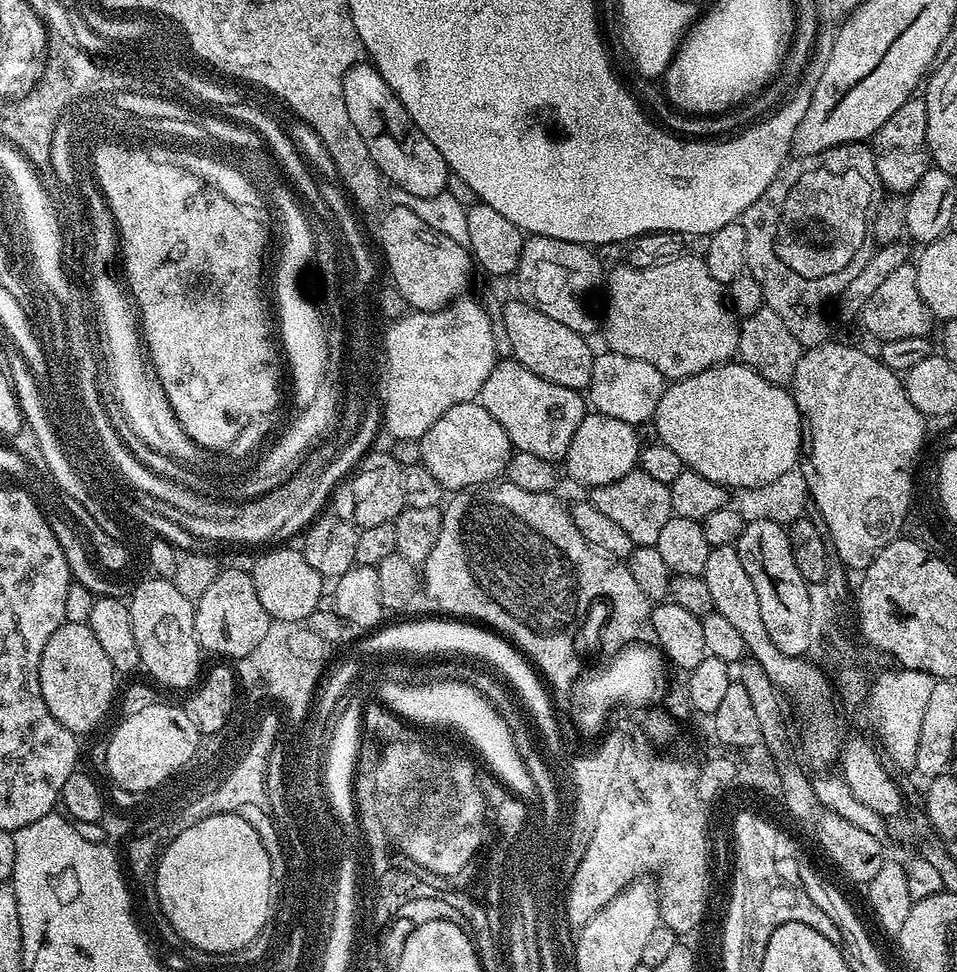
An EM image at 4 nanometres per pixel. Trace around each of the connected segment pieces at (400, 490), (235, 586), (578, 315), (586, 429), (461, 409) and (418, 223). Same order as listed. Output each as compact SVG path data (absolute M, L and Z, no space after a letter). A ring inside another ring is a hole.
M369 450L356 467L336 486L331 495L330 508L338 518L356 528L391 524L406 507L406 489L402 474L404 467L394 462L391 451Z
M228 568L217 571L214 582L206 589L196 605L196 637L205 653L217 652L217 657L248 656L268 638L270 618L254 590L251 571Z
M529 235L522 246L522 258L514 273L514 281L520 287L519 295L542 314L570 326L581 334L597 331L598 316L592 313L592 291L601 287L606 268L600 265L593 249L586 244L575 244L549 236Z
M592 410L582 418L574 438L570 438L570 450L566 450L562 468L576 484L585 490L606 486L618 482L622 474L630 474L640 463L640 438L631 424L622 422L622 418L610 418L606 414Z
M478 402L450 406L419 442L420 463L452 494L499 481L507 473L514 451L506 430Z
M391 205L379 217L380 248L388 263L391 283L406 298L409 309L417 312L436 312L465 295L472 280L474 261L467 249L451 241L442 233L436 233L404 206Z

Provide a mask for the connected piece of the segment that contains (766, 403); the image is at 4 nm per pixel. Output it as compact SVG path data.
M743 362L718 364L684 380L669 383L658 402L654 423L660 435L659 443L675 450L687 471L702 474L702 478L710 478L710 482L729 490L764 487L795 469L801 459L802 441L806 436L791 391L766 382L762 374Z

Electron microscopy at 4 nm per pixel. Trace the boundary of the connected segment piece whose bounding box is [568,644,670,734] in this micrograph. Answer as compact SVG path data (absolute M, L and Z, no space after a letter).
M628 644L619 652L611 655L604 666L594 666L573 679L568 692L568 702L578 702L578 719L572 724L584 732L596 732L602 722L602 714L608 708L629 703L630 696L640 696L644 692L644 683L652 687L654 701L660 702L668 688L670 668L663 652L656 644Z

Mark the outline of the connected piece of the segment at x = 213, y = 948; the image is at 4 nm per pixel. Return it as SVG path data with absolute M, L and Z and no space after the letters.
M234 813L214 814L177 833L166 844L155 867L156 902L184 944L203 952L236 952L260 928L264 912L270 914L270 876L270 858L254 827Z

